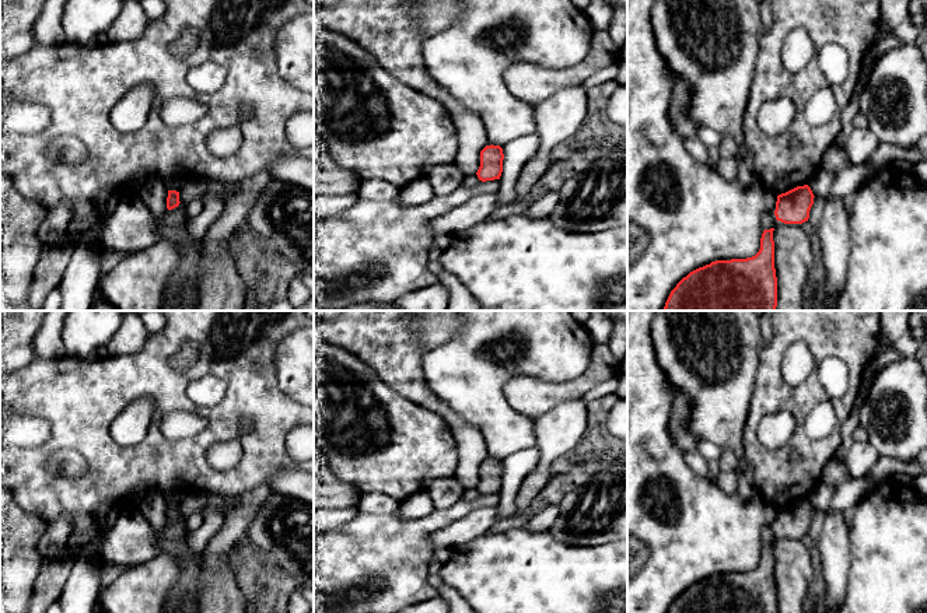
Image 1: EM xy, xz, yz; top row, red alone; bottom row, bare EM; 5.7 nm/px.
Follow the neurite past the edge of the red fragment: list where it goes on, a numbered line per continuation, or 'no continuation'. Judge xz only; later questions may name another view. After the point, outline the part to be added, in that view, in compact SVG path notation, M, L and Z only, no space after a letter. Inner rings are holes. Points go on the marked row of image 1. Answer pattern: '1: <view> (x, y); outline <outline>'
no continuation

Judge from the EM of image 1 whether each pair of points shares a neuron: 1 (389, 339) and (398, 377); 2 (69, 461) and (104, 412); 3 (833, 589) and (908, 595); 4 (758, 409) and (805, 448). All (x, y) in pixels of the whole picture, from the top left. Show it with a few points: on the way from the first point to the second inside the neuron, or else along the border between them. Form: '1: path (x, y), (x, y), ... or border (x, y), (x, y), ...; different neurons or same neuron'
1: path (392, 349), (398, 367); same neuron
2: border (45, 461), (59, 449), (76, 449), (90, 469); different neurons
3: border (850, 559), (846, 595), (843, 598); different neurons
4: path (776, 405), (789, 405), (800, 416), (800, 430); same neuron

